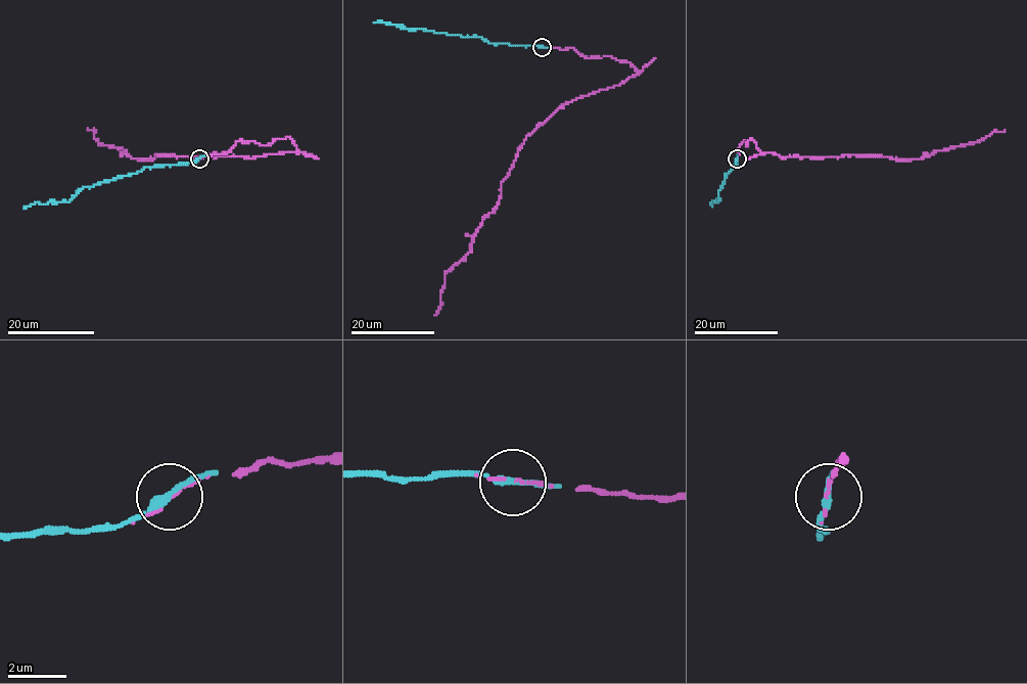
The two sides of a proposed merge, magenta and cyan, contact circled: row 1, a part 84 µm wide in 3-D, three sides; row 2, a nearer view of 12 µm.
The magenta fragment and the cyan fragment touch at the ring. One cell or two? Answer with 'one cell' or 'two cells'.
one cell

